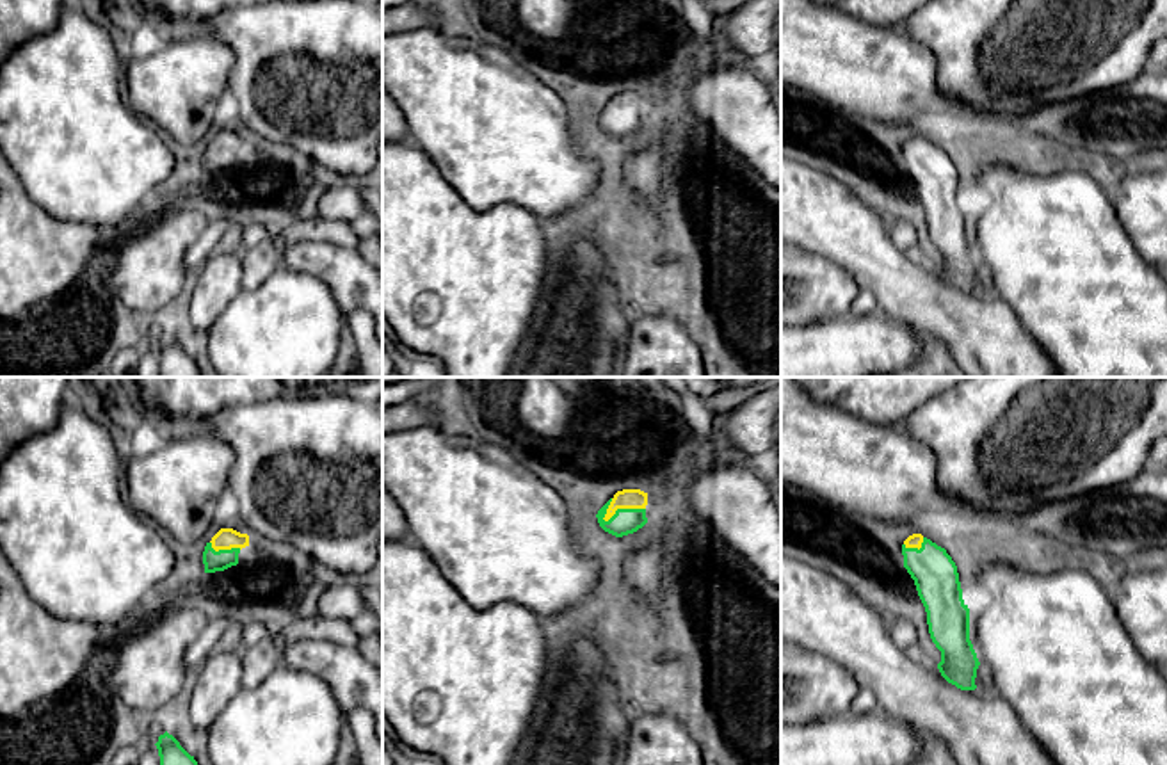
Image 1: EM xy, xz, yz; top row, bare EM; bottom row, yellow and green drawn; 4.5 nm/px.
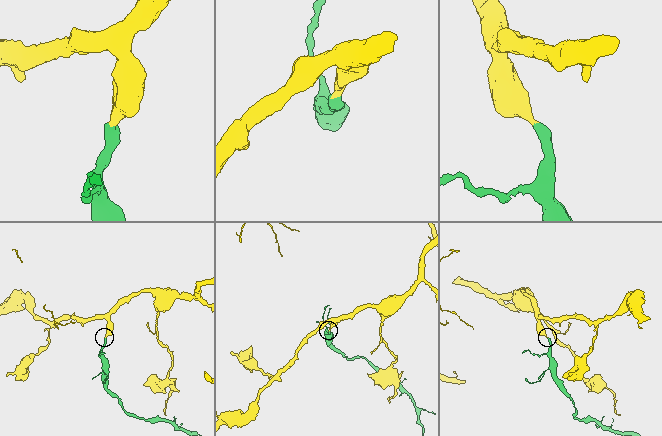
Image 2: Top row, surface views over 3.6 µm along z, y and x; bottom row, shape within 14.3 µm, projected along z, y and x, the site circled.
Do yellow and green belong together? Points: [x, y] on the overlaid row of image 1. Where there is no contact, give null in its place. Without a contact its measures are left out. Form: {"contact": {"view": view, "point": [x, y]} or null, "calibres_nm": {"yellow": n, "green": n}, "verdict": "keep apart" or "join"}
{"contact": {"view": "xz", "point": [623, 507]}, "calibres_nm": {"yellow": 100, "green": 120}, "verdict": "join"}

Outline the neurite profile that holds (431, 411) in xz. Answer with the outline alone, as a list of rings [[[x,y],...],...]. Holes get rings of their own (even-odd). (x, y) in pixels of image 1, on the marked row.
[[[441,393],[413,397],[382,409],[382,436],[416,427],[447,429],[450,425],[452,416]]]

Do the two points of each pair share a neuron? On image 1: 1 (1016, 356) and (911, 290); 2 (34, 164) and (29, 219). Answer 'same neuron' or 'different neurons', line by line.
1: same neuron
2: different neurons

